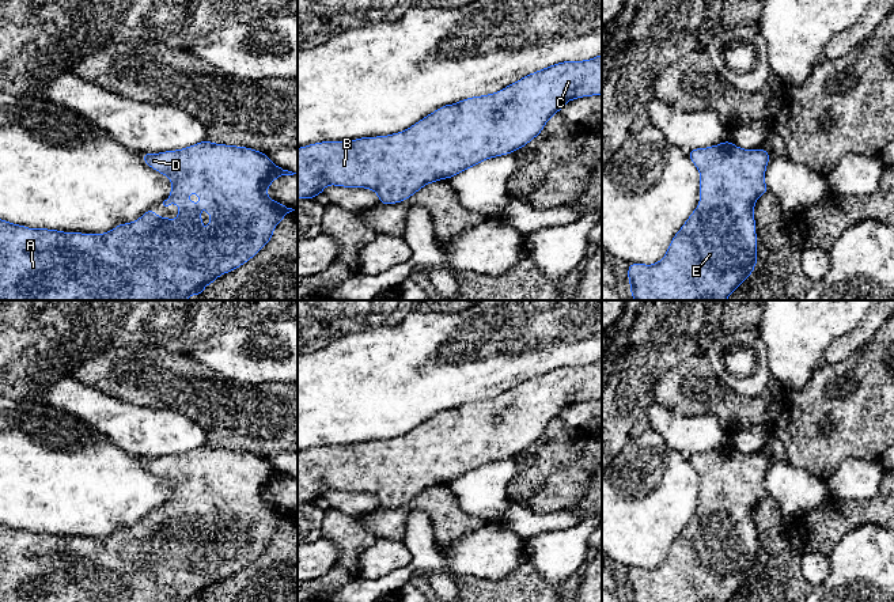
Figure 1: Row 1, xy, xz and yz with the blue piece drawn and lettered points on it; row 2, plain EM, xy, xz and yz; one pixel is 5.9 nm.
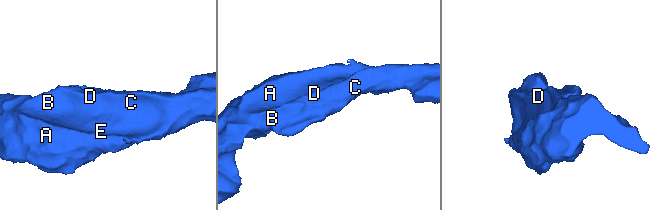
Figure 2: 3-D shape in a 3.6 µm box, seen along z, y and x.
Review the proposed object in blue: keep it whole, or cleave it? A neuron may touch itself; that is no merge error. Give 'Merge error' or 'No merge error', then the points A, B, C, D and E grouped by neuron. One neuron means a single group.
No merge error. Groups: A B C D E

